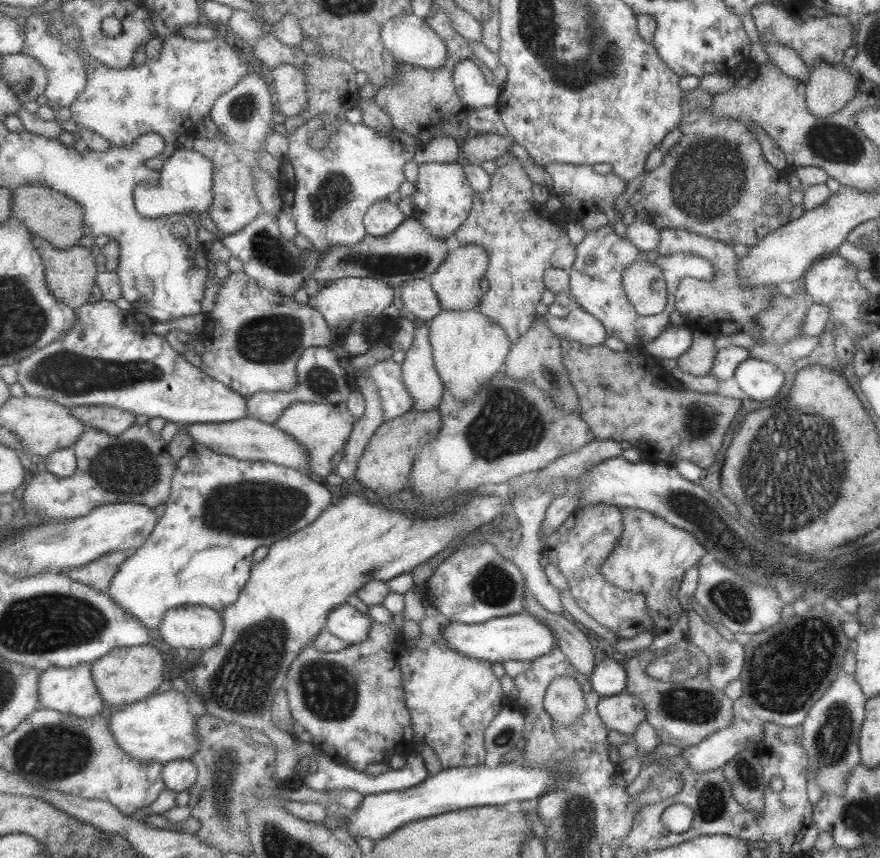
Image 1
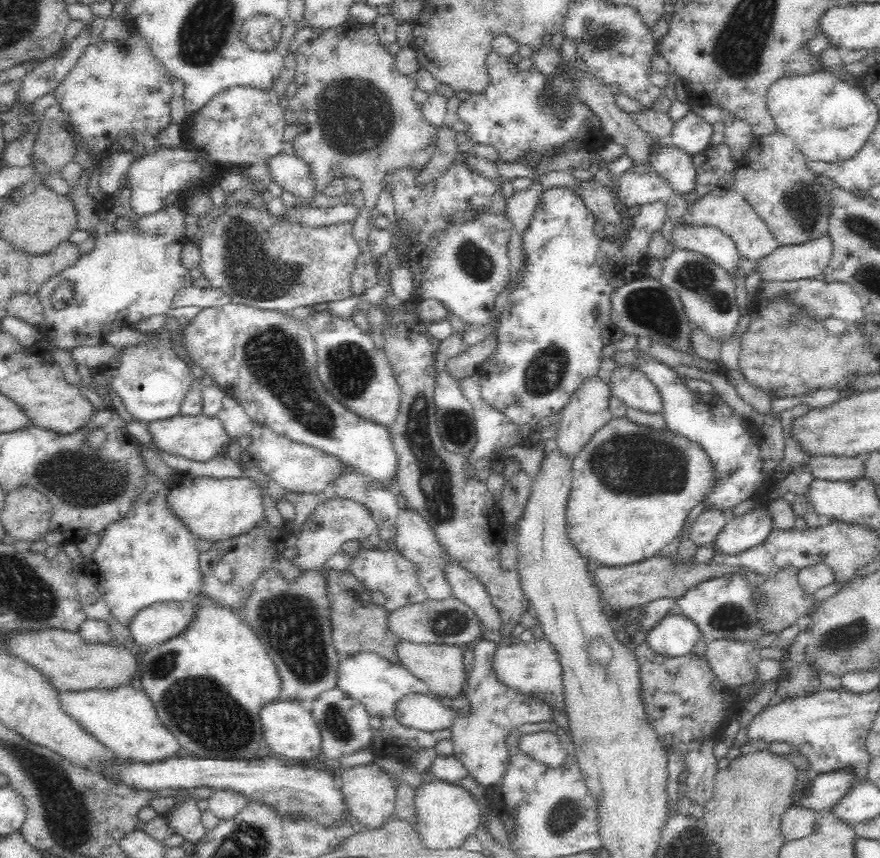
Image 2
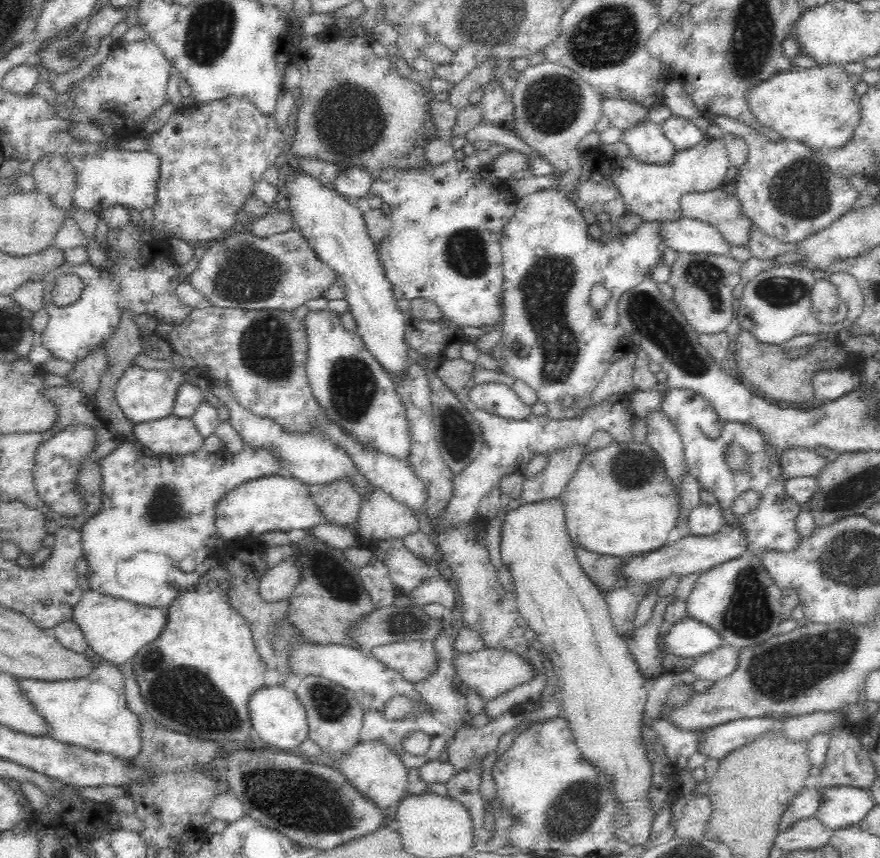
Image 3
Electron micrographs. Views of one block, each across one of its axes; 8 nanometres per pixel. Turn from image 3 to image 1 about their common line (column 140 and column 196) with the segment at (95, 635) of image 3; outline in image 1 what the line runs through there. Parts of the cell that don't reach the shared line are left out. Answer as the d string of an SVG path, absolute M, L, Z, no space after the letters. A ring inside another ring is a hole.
M185 605L169 610L159 630L167 646L175 646L171 650L177 650L177 648L205 650L205 648L213 648L219 644L225 632L225 621L223 621L222 612L211 609L209 606Z

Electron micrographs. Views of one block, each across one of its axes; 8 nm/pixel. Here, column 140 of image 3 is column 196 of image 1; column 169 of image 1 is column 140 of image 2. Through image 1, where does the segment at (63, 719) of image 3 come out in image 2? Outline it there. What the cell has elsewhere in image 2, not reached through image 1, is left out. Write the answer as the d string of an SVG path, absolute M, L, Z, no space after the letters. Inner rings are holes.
M132 685L112 690L64 691L60 695L60 702L70 717L80 723L82 729L105 744L120 759L153 763L172 758L180 752L178 739L164 727L148 694L134 690Z

